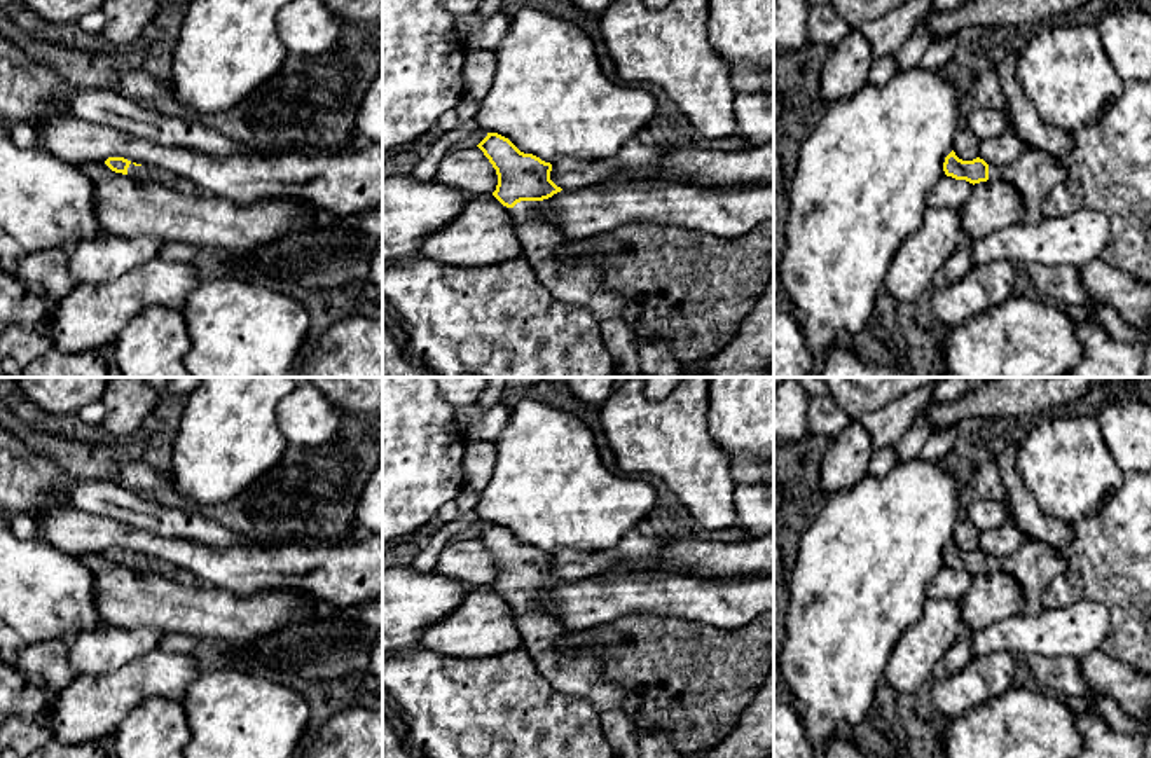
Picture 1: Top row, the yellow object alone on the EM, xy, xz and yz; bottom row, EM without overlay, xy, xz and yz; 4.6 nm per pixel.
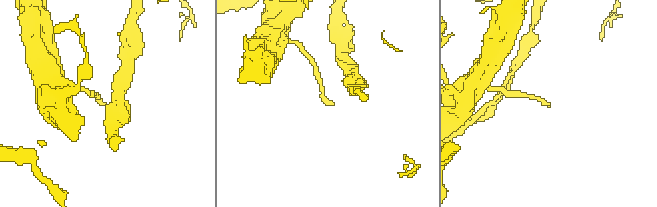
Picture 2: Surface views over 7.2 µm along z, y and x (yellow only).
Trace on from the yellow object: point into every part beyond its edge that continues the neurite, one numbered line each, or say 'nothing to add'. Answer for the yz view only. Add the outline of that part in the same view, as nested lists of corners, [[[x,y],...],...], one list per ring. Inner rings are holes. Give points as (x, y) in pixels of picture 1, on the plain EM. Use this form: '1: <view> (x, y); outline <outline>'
1: yz (1034, 565); outline [[[1027,538],[1022,547],[1010,557],[989,557],[990,573],[1013,575],[1023,594],[1025,615],[1041,615],[1046,608],[1043,604],[1043,592],[1051,580],[1065,569],[1065,561],[1050,541]]]

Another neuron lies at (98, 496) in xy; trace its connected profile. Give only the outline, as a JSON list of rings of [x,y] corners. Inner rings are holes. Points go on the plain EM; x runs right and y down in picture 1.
[[[72,477],[70,486],[65,489],[65,500],[70,506],[93,515],[103,515],[164,538],[183,540],[213,548],[227,548],[232,545],[274,548],[290,543],[346,545],[356,536],[353,529],[335,541],[293,538],[286,541],[269,540],[260,545],[257,541],[248,541],[245,536],[239,536],[196,512],[147,501],[133,491],[124,489],[117,480],[105,479]]]

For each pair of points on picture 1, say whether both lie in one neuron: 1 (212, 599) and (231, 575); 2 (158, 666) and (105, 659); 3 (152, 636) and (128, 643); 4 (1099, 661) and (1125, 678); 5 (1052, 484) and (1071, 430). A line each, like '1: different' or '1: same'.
1: different
2: different
3: same
4: same
5: same

